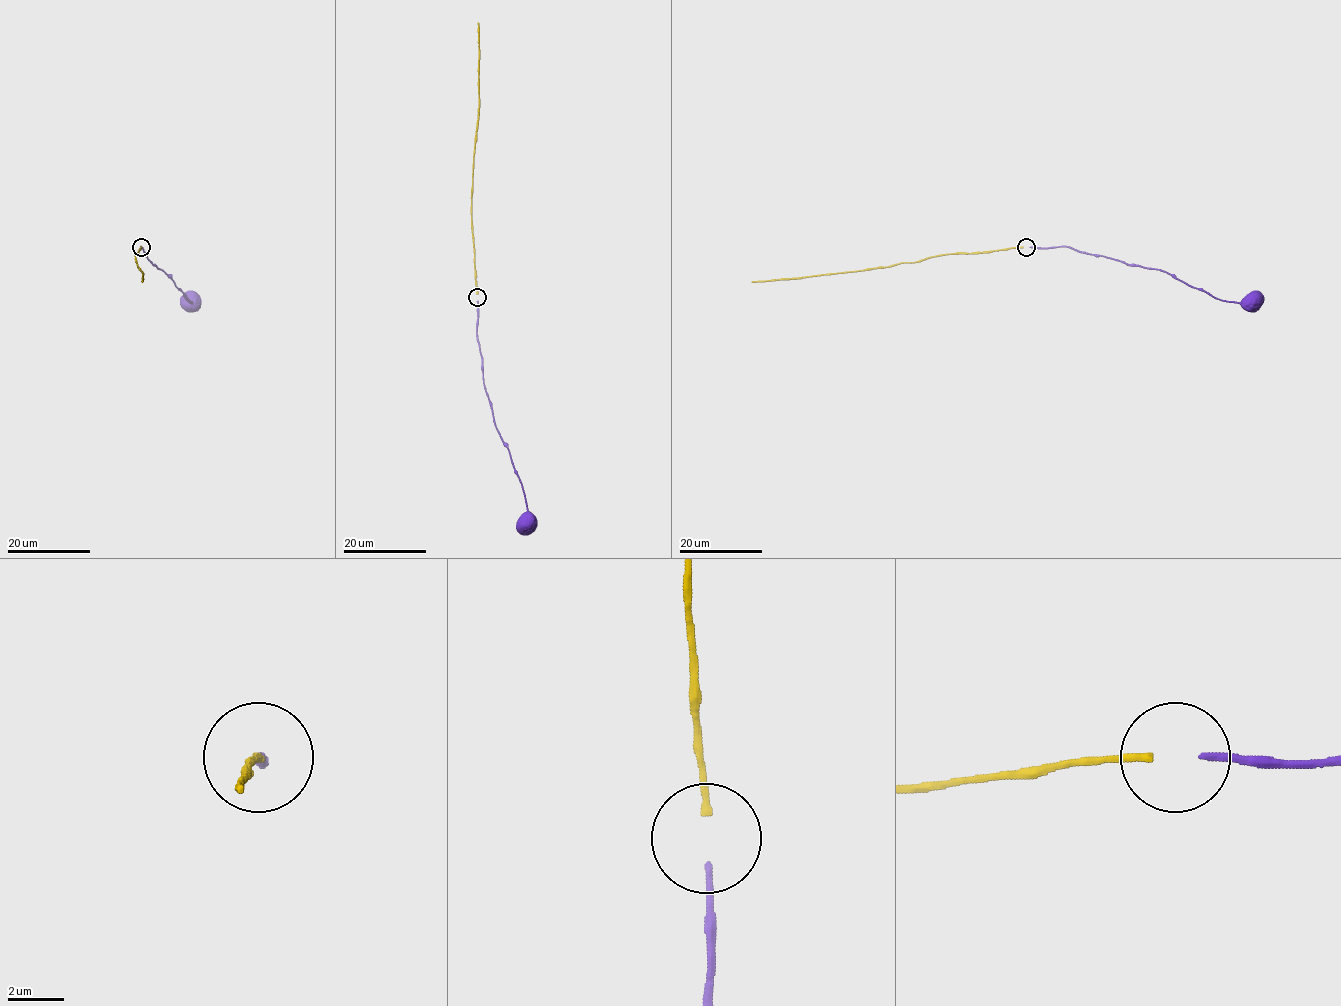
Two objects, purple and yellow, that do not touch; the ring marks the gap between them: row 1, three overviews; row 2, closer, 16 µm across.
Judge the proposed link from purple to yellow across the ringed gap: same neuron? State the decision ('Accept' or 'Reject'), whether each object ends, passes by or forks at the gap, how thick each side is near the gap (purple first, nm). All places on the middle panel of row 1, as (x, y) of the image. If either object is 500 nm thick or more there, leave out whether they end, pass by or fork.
Accept. At the ring purple ends. At the ring yellow ends. Thickness 240 nm (purple) against 280 nm

